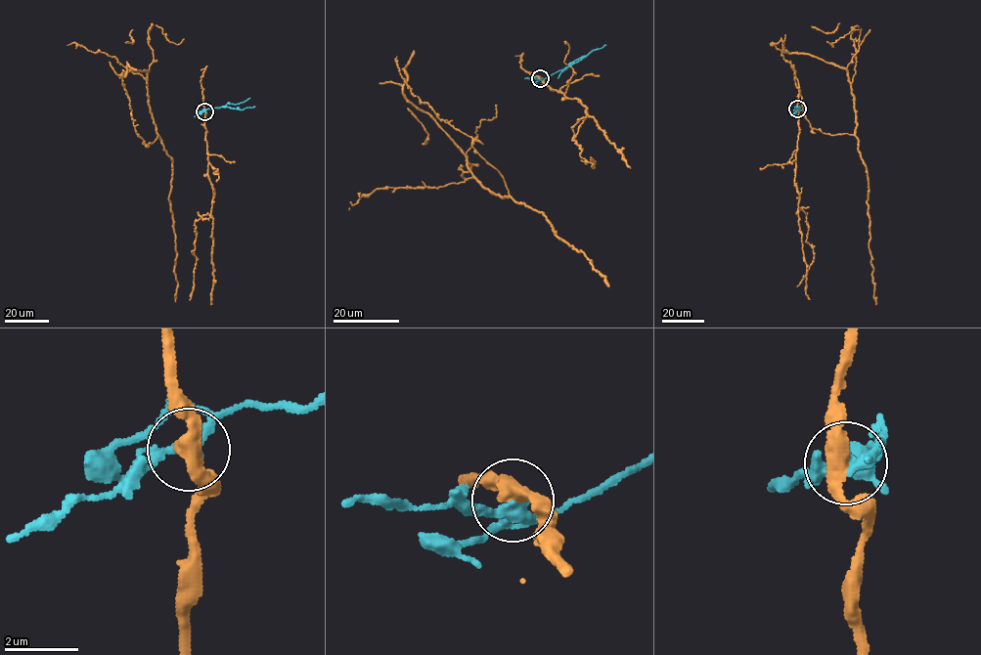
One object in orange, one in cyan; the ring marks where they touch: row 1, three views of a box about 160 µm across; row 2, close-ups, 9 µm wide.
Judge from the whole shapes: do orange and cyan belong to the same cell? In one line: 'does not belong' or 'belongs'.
does not belong

